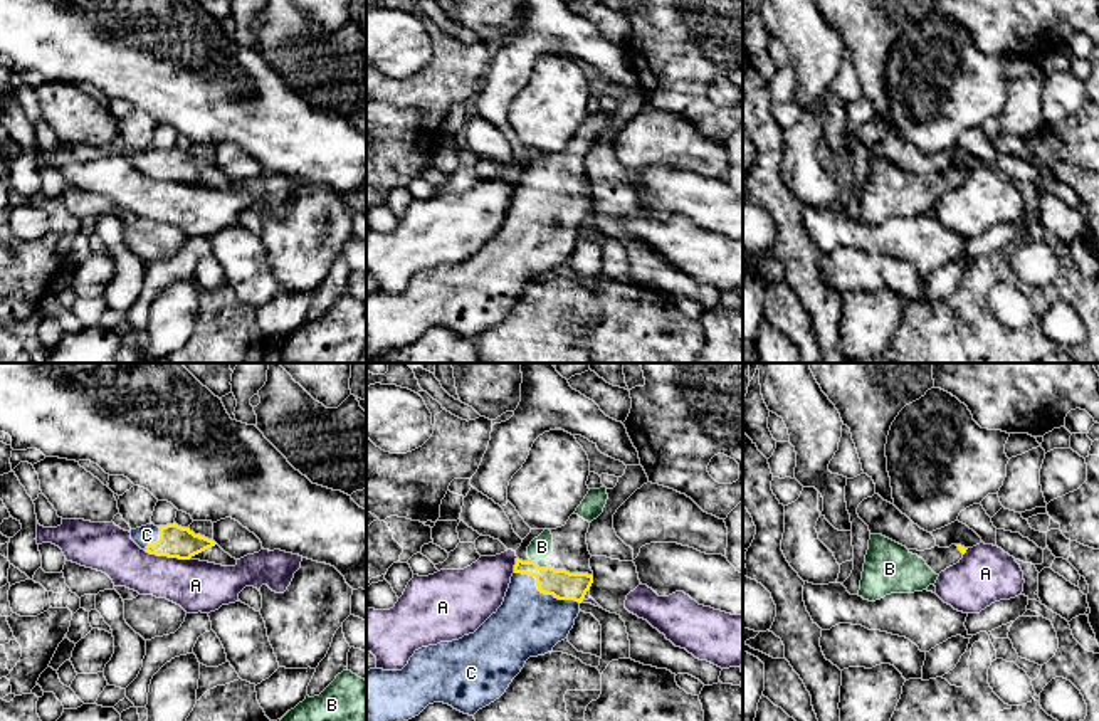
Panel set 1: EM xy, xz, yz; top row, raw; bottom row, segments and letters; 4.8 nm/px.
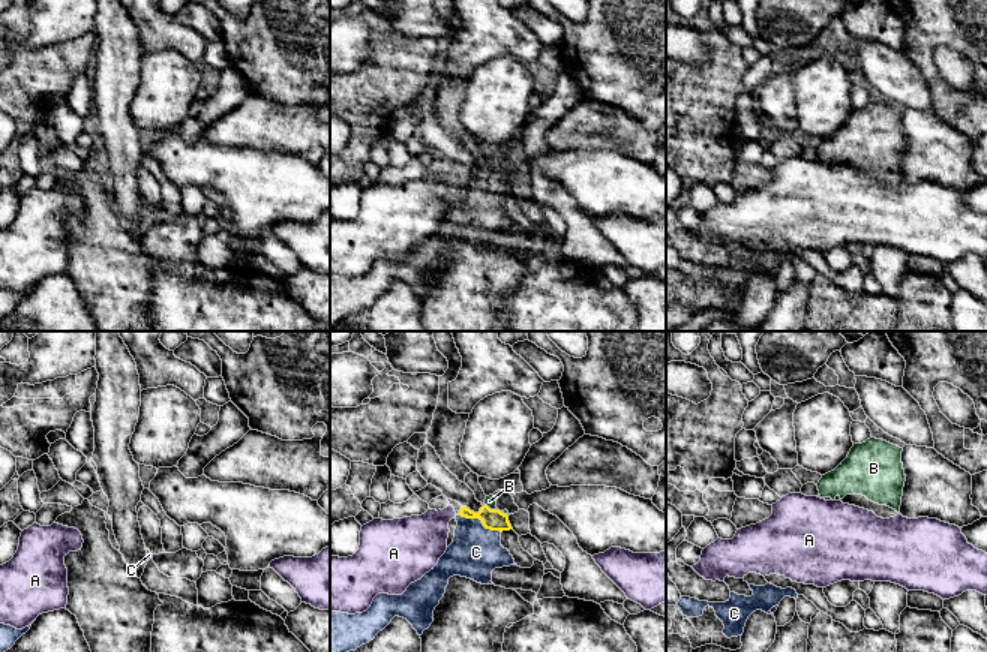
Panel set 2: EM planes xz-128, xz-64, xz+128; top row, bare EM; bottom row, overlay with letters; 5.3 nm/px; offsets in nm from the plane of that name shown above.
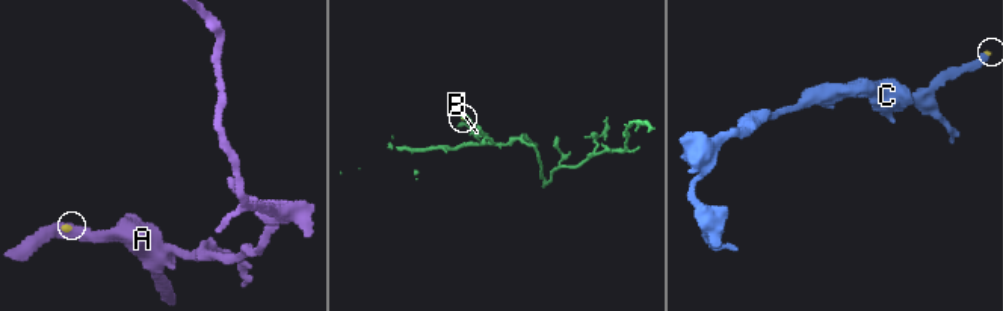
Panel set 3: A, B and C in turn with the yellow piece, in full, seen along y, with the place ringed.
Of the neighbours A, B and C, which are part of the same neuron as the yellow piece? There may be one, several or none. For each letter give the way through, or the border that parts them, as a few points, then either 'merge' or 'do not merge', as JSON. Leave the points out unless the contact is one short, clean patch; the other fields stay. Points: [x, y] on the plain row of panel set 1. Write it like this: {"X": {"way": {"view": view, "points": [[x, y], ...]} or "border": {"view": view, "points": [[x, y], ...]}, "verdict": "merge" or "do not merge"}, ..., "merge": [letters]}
{"A": {"border": {"view": "xy", "points": [[143, 173], [153, 178], [189, 184]]}, "verdict": "do not merge"}, "B": {"verdict": "merge"}, "C": {"way": {"view": "xz", "points": [[563, 209], [557, 215], [543, 215], [543, 226], [528, 247]]}, "verdict": "merge"}, "merge": ["B", "C"]}

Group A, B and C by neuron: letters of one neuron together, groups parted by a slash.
A / B C

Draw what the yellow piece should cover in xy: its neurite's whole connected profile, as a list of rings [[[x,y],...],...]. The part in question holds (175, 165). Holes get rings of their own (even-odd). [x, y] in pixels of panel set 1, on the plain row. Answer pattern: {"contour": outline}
{"contour": [[[176,146],[166,150],[146,148],[131,153],[131,163],[146,176],[178,183],[200,183],[222,190],[235,190],[237,183],[213,163],[195,158]]]}

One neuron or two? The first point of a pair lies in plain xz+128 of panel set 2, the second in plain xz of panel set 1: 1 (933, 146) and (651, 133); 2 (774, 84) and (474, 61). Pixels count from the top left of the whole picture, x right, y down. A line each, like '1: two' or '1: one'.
1: one
2: two

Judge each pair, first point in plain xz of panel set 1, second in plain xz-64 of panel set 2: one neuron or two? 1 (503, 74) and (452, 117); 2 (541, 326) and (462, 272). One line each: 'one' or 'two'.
1: two
2: one

